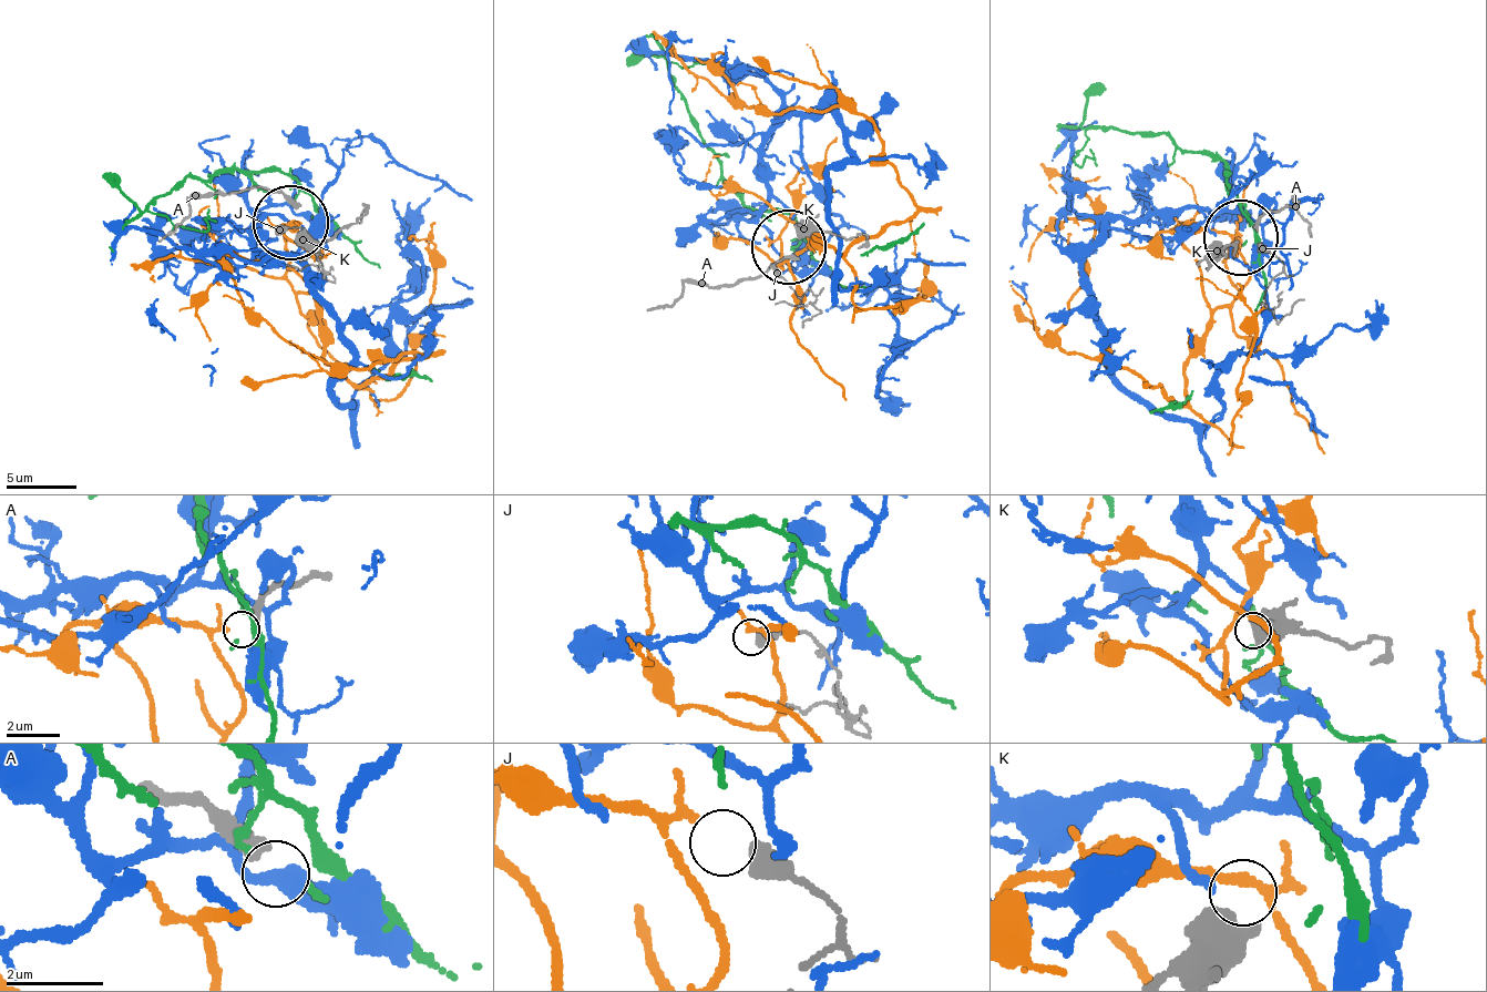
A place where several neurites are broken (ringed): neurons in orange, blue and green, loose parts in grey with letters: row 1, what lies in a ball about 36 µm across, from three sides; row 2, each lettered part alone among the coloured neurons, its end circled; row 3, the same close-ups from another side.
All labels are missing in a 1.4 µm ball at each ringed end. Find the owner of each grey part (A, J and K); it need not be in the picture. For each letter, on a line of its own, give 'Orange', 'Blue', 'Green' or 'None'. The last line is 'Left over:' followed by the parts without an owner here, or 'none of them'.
A: None
J: Orange
K: Blue
Left over: A

